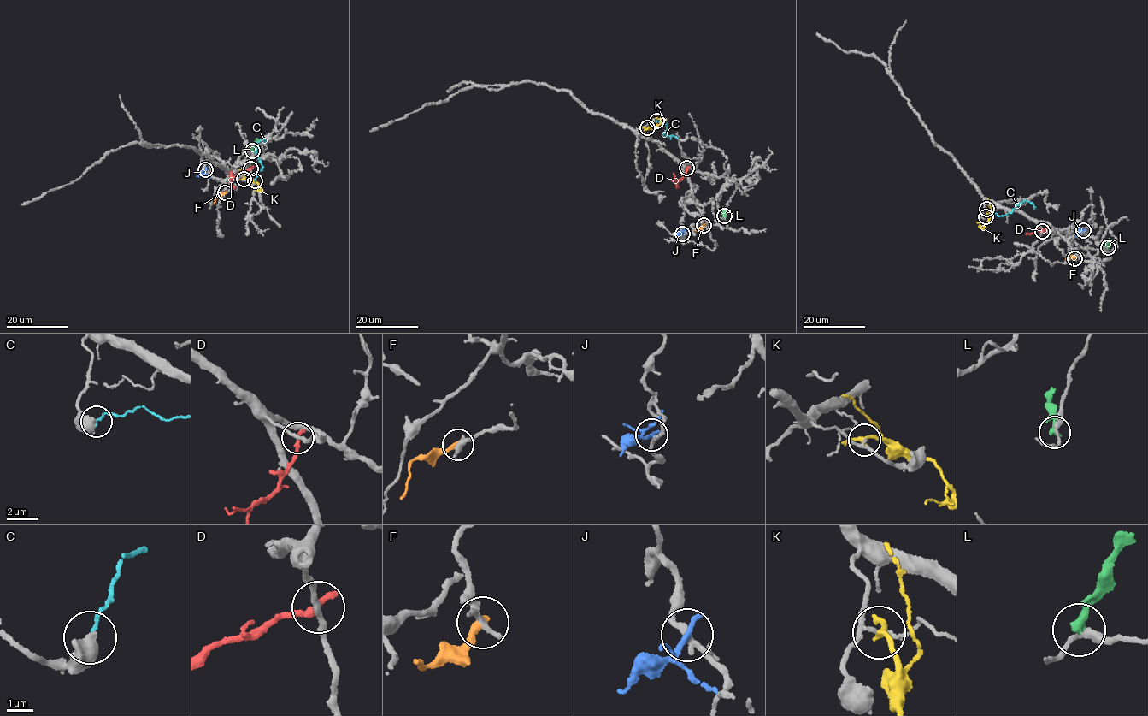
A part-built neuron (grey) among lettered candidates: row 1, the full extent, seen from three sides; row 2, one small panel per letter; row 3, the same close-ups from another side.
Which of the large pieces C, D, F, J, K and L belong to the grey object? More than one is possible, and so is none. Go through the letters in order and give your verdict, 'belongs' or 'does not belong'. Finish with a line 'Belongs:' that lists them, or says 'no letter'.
C: does not belong
D: does not belong
F: does not belong
J: does not belong
K: does not belong
L: does not belong
Belongs: no letter

